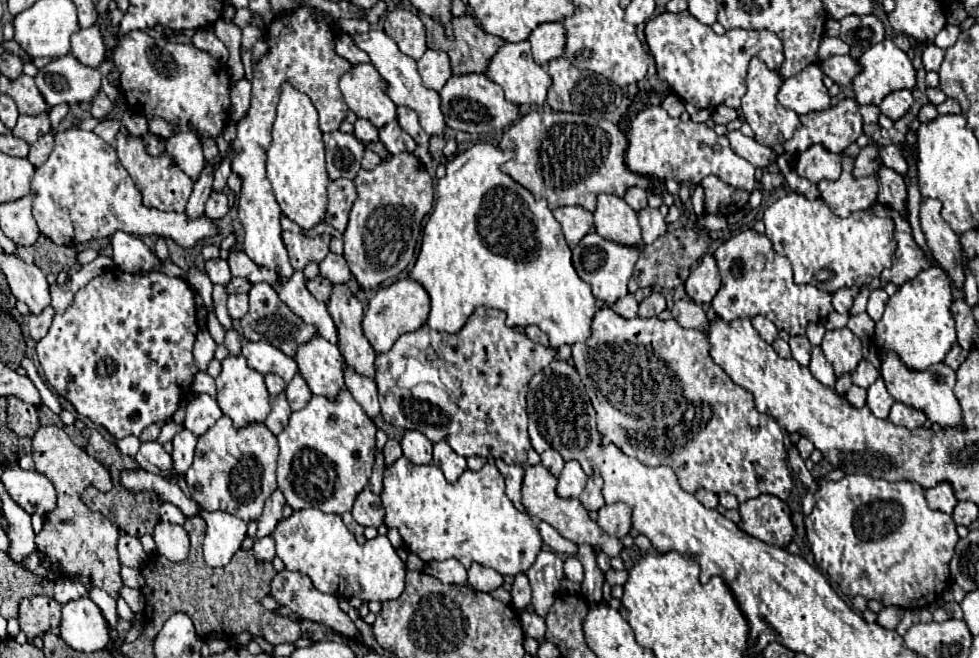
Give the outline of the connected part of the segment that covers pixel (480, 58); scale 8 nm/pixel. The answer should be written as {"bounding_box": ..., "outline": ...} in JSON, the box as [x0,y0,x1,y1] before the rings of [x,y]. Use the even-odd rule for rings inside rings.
{"bounding_box":[419,15,505,75],"outline":[[[419,15],[425,29],[427,29],[427,47],[429,49],[441,49],[449,55],[451,59],[451,69],[453,69],[453,75],[467,75],[467,73],[485,73],[487,71],[487,65],[491,61],[491,57],[497,53],[497,49],[501,45],[505,45],[505,41],[501,37],[495,37],[495,35],[489,35],[485,33],[483,29],[477,27],[475,19],[471,15],[463,15],[463,17],[453,17],[453,33],[455,33],[455,39],[447,39],[445,37],[445,29],[443,25],[439,25],[437,21],[433,21],[431,17],[425,17],[425,15]]]}

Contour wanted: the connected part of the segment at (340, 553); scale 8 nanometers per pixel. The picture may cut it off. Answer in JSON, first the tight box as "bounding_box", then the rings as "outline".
{"bounding_box":[271,507,407,603],"outline":[[[315,507],[293,511],[291,517],[279,519],[271,537],[275,539],[277,557],[285,563],[285,567],[289,571],[309,575],[313,585],[323,593],[331,593],[341,599],[359,597],[361,601],[379,603],[397,599],[403,593],[407,567],[389,539],[385,535],[377,535],[361,545],[335,513],[323,513]]]}

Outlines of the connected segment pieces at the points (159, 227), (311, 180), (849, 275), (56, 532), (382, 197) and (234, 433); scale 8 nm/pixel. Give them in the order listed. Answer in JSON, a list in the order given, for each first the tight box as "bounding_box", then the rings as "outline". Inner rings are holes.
[{"bounding_box":[31,127,219,249],"outline":[[[79,127],[55,133],[53,153],[35,169],[31,187],[33,217],[37,219],[39,231],[55,245],[75,247],[77,243],[125,231],[131,235],[163,235],[189,249],[219,231],[205,215],[197,221],[189,221],[183,213],[147,209],[141,203],[141,193],[135,189],[129,173],[119,165],[115,149],[93,131],[83,131]]]},{"bounding_box":[267,83,329,231],"outline":[[[289,83],[283,85],[277,119],[273,123],[273,143],[267,151],[267,179],[273,185],[283,215],[303,231],[313,229],[325,219],[329,177],[325,171],[325,145],[317,123],[317,109],[305,93],[293,89]]]},{"bounding_box":[763,193,897,293],"outline":[[[787,193],[767,207],[763,223],[773,249],[789,259],[795,283],[809,283],[827,293],[835,293],[841,285],[853,285],[853,281],[869,285],[873,277],[879,277],[891,265],[891,255],[897,247],[891,219],[879,219],[869,211],[855,211],[843,219],[823,199],[811,201],[799,193]]]},{"bounding_box":[33,425,123,597],"outline":[[[55,425],[39,427],[39,431],[33,437],[33,453],[35,469],[45,475],[57,491],[57,507],[45,517],[43,529],[35,535],[37,549],[47,555],[53,563],[61,565],[61,571],[67,579],[83,583],[83,587],[89,591],[93,587],[105,589],[111,597],[119,597],[119,589],[123,587],[121,575],[119,575],[119,557],[117,557],[117,527],[105,517],[95,511],[91,511],[81,501],[81,491],[89,485],[97,489],[111,489],[111,477],[109,471],[89,457],[85,449],[77,447],[69,435]]]},{"bounding_box":[343,153,433,291],"outline":[[[411,153],[391,155],[389,161],[383,161],[369,171],[361,169],[353,183],[357,187],[357,199],[349,215],[349,225],[343,231],[343,257],[347,259],[347,265],[361,289],[371,291],[377,289],[383,281],[397,277],[409,265],[415,253],[417,237],[421,233],[421,221],[433,207],[433,183],[427,171],[419,169],[419,161]]]},{"bounding_box":[185,415,279,523],"outline":[[[223,415],[205,435],[199,437],[193,465],[189,467],[185,475],[187,487],[193,499],[207,511],[225,511],[243,519],[245,523],[257,521],[257,517],[261,517],[261,509],[267,497],[273,493],[273,489],[277,489],[277,475],[275,475],[277,455],[279,455],[277,437],[263,423],[253,423],[253,425],[247,425],[245,429],[235,429],[229,417]]]}]

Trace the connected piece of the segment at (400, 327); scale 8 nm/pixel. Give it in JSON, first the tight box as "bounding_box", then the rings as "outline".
{"bounding_box":[363,279,429,353],"outline":[[[401,279],[389,287],[381,287],[369,299],[369,307],[363,317],[363,333],[377,353],[387,353],[403,333],[417,331],[421,325],[425,325],[427,315],[429,315],[429,295],[425,293],[425,289],[417,285],[417,281],[413,279]]]}

